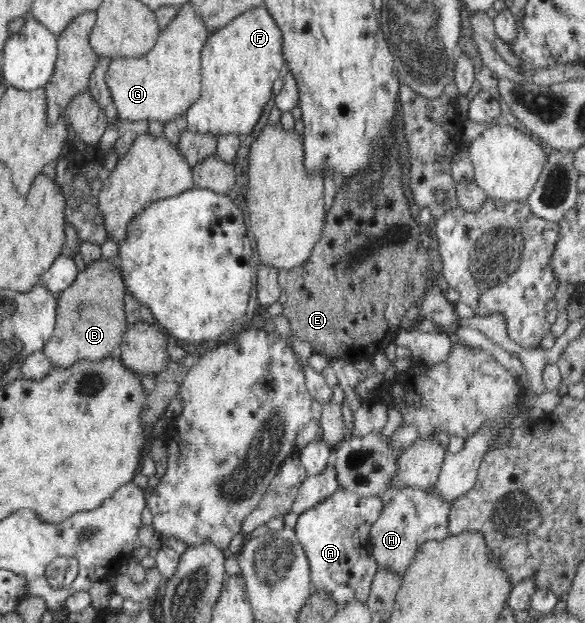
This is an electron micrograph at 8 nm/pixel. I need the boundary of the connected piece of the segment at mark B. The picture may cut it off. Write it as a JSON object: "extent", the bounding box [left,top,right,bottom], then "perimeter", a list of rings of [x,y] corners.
{"extent":[43,259,128,367],"perimeter":[[[102,259],[86,264],[86,271],[79,273],[57,298],[56,325],[43,349],[52,367],[72,367],[80,359],[101,360],[120,349],[128,328],[123,302],[126,286],[114,265]]]}

